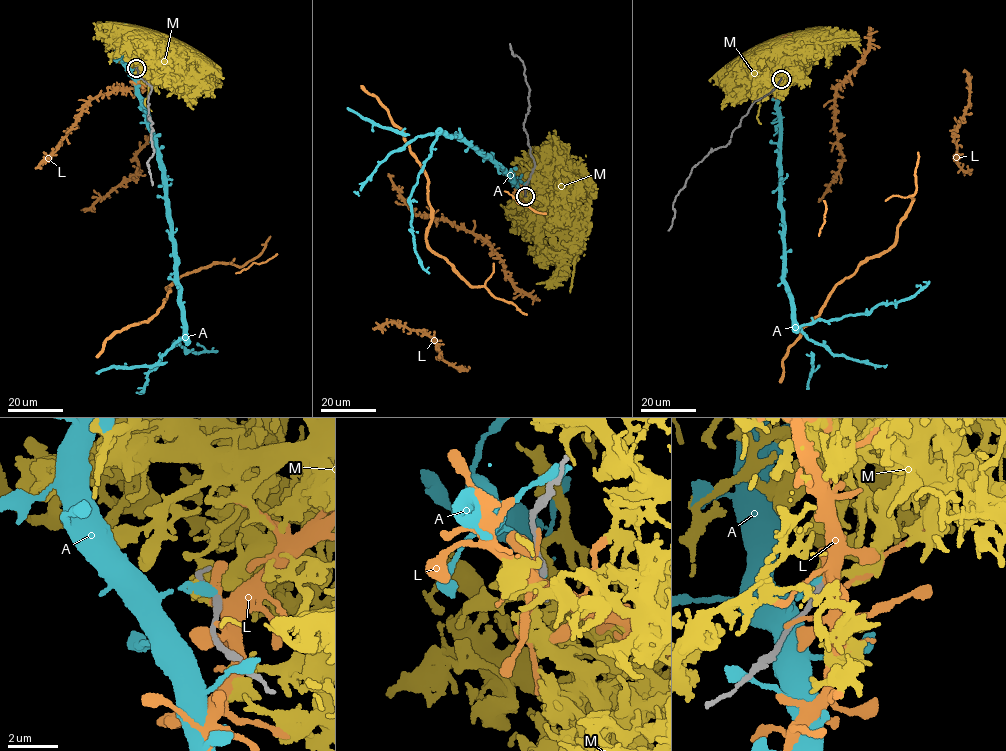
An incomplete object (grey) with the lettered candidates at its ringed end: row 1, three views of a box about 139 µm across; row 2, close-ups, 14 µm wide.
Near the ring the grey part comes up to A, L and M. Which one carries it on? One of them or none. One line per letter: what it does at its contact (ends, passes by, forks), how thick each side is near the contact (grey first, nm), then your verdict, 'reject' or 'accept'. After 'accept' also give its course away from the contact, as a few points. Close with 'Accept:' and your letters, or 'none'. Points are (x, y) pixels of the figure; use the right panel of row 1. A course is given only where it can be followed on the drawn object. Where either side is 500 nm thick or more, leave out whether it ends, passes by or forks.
A: it ends there; 220 nm thick on the grey side, 440 nm on the other; reject
L: it forks there; 220 nm thick on the grey side, 240 nm on the other; reject
M: it ends there; 200 nm thick on the grey side, 400 nm on the other; reject
Accept: none

